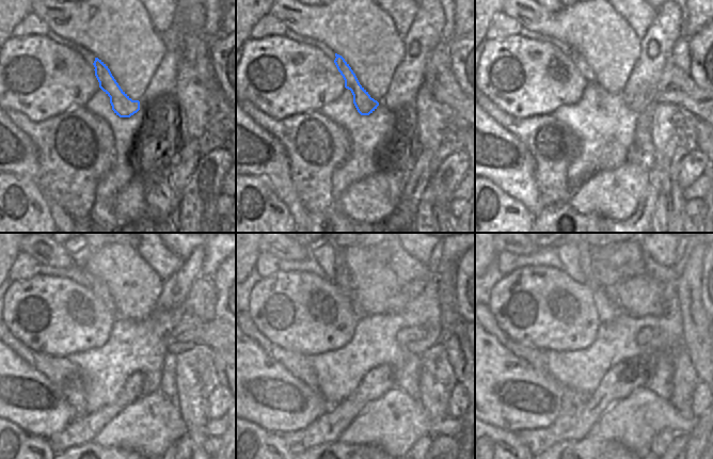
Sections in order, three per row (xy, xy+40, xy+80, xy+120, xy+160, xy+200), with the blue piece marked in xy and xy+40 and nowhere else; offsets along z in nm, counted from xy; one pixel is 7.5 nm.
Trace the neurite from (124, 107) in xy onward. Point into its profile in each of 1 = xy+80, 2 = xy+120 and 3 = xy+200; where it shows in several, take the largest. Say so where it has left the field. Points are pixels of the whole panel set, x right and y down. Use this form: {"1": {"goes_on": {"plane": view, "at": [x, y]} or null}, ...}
{"1": {"goes_on": {"plane": "xy+80", "at": [585, 70]}}, "2": {"goes_on": {"plane": "xy+120", "at": [99, 288]}}, "3": {"goes_on": {"plane": "xy+200", "at": [585, 260]}}}

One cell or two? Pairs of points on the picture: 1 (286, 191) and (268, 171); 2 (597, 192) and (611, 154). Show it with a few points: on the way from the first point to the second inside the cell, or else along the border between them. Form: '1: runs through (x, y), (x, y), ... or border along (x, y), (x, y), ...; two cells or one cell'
1: runs through (282, 186), (273, 176); one cell
2: border along (628, 161), (609, 170), (600, 170), (583, 181); two cells

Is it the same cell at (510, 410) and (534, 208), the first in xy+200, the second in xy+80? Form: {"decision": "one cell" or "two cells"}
{"decision": "one cell"}

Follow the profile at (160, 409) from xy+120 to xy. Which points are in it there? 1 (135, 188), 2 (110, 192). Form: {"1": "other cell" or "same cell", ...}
{"1": "same cell", "2": "other cell"}

